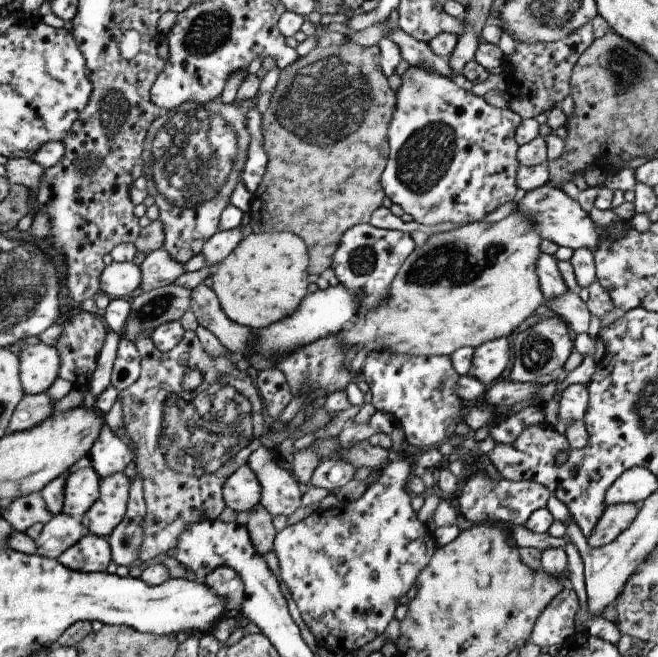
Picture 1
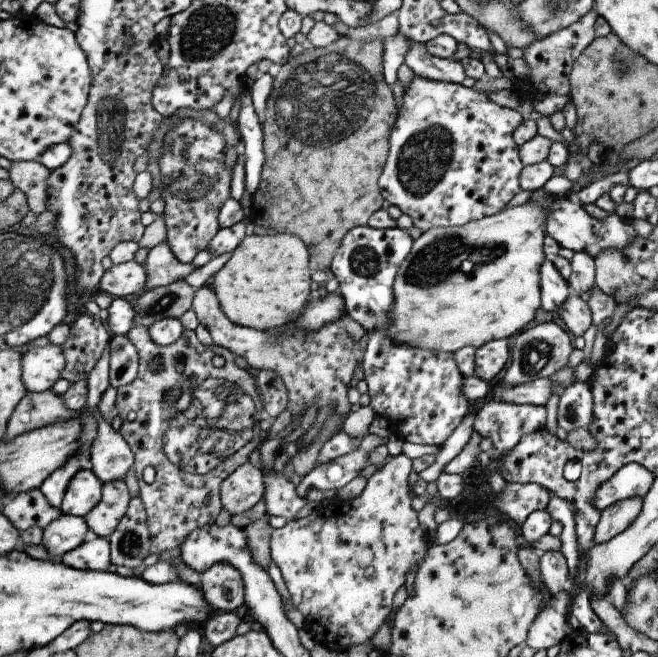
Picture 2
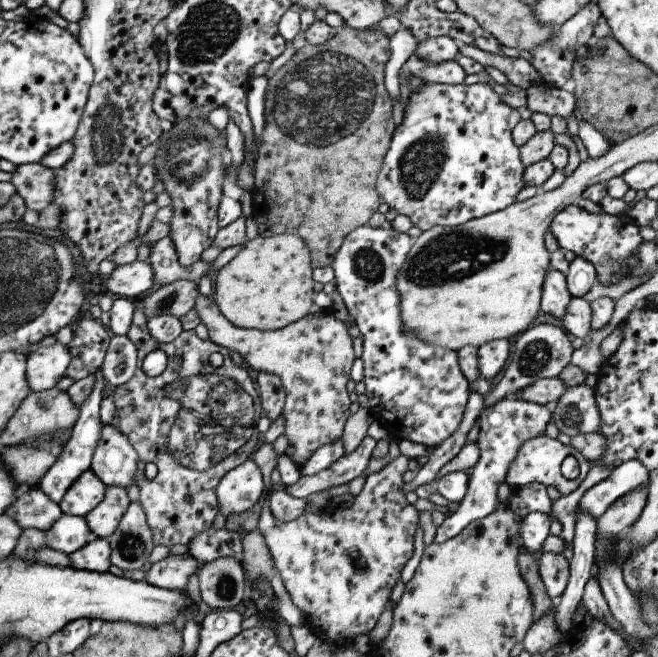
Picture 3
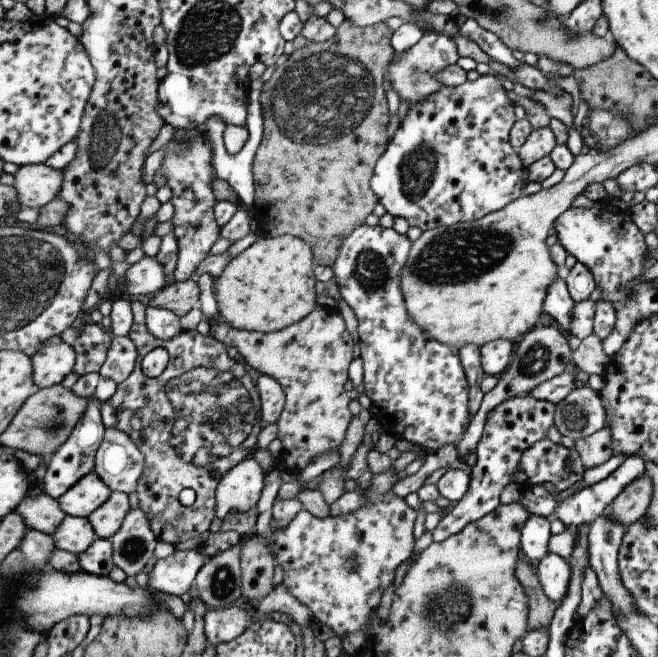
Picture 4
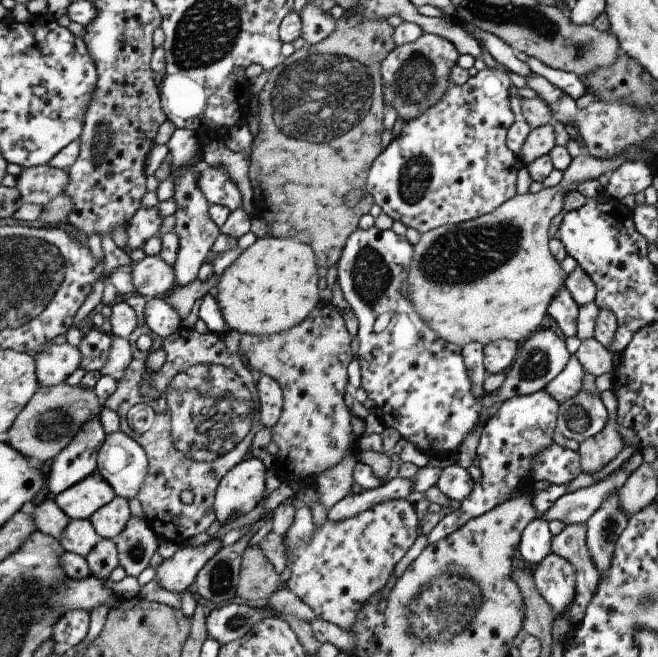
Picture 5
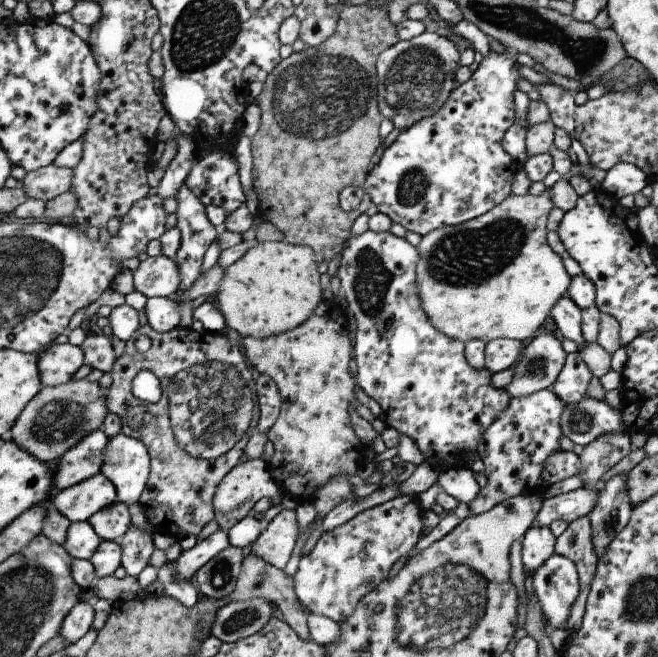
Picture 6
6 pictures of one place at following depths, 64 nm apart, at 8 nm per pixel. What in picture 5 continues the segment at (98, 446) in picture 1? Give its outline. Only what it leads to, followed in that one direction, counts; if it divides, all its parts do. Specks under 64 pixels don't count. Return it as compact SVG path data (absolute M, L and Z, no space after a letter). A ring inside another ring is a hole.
M122 431L106 434L97 454L98 474L110 484L116 495L130 500L136 497L148 472L143 446Z

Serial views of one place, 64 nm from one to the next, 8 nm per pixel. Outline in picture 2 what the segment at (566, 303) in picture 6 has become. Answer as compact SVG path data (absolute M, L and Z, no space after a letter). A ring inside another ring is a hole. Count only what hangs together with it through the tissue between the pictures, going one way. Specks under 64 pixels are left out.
M546 258L540 265L541 307L554 312L563 305L572 294L569 282L558 272L551 258Z

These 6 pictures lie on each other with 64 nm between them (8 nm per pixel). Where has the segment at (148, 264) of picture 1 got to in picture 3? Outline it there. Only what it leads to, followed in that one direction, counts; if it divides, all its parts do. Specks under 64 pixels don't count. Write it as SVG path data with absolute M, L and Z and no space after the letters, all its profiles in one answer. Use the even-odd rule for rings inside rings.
M168 236L152 245L149 261L152 265L156 287L163 287L177 280L200 279L211 268L211 262L197 260L190 266L182 266L177 257L174 241Z

